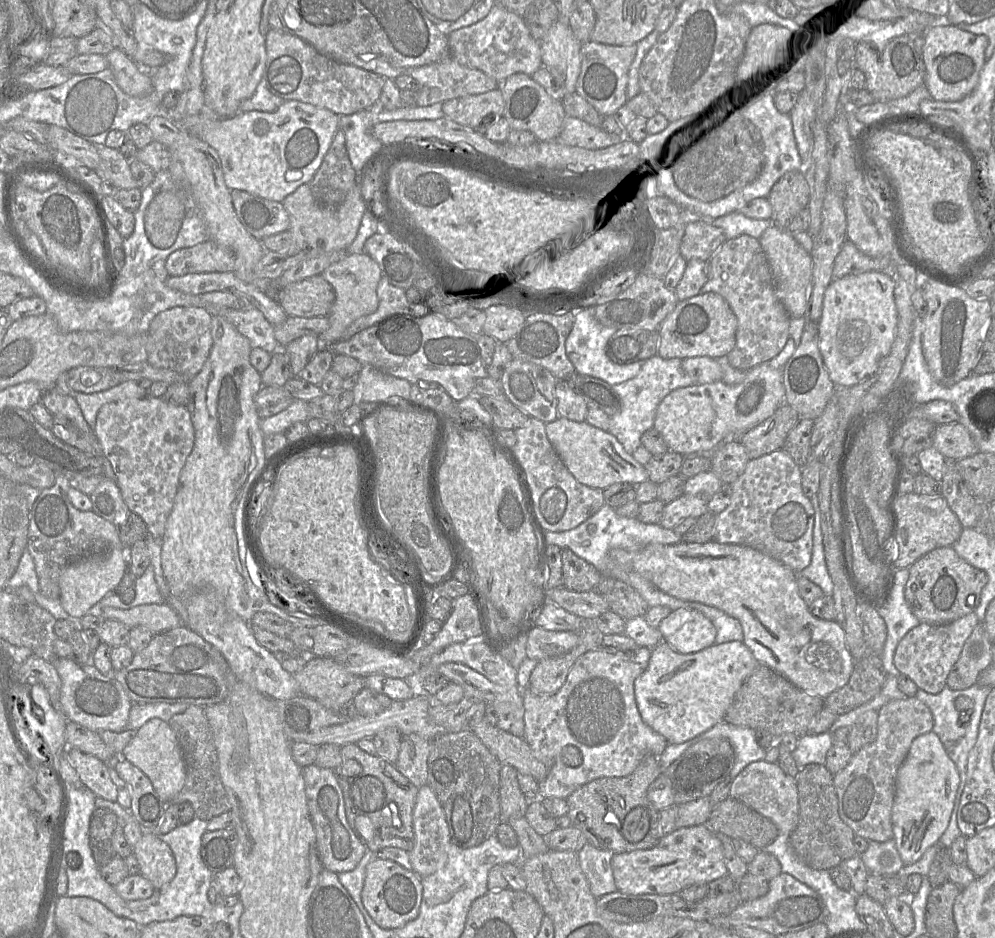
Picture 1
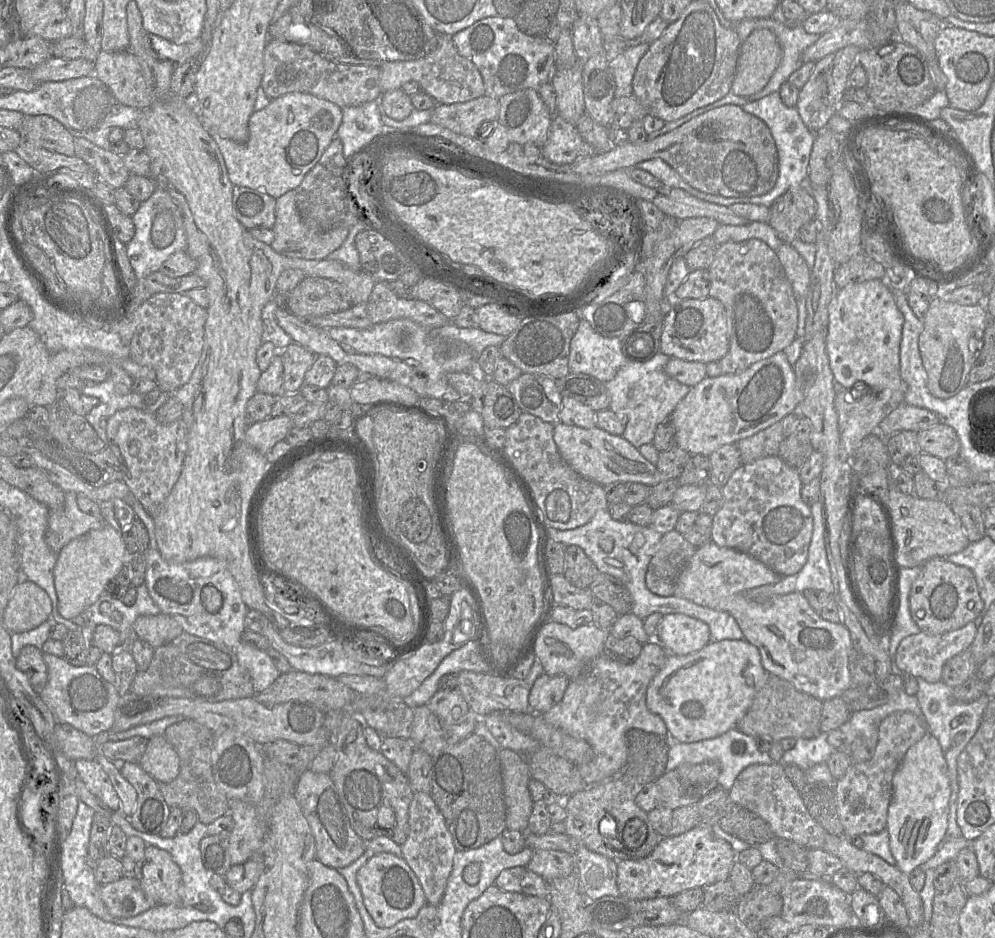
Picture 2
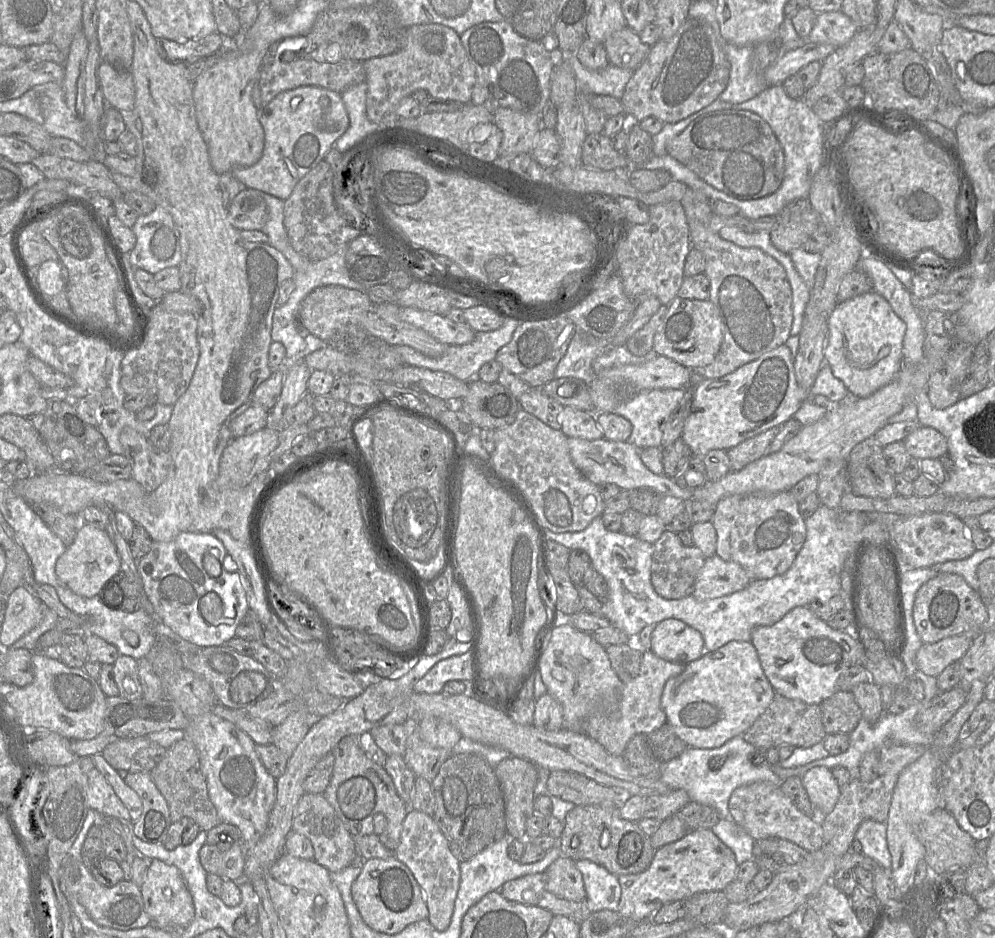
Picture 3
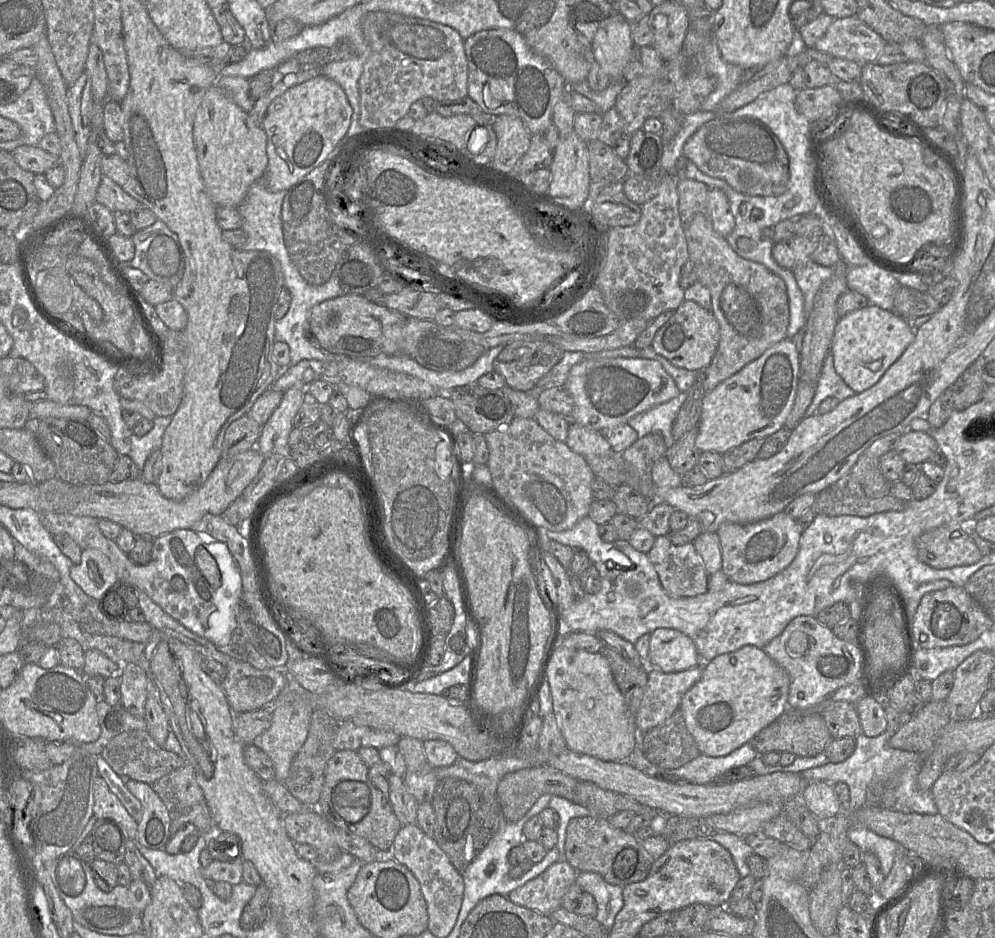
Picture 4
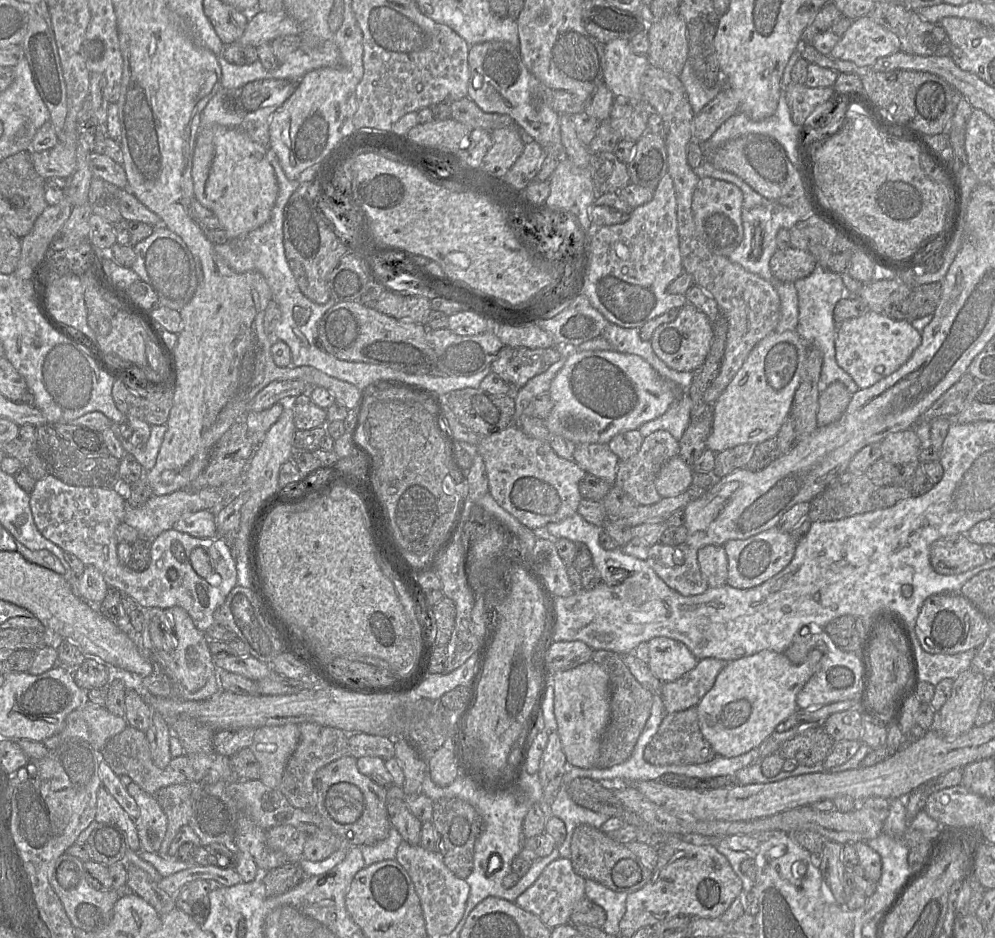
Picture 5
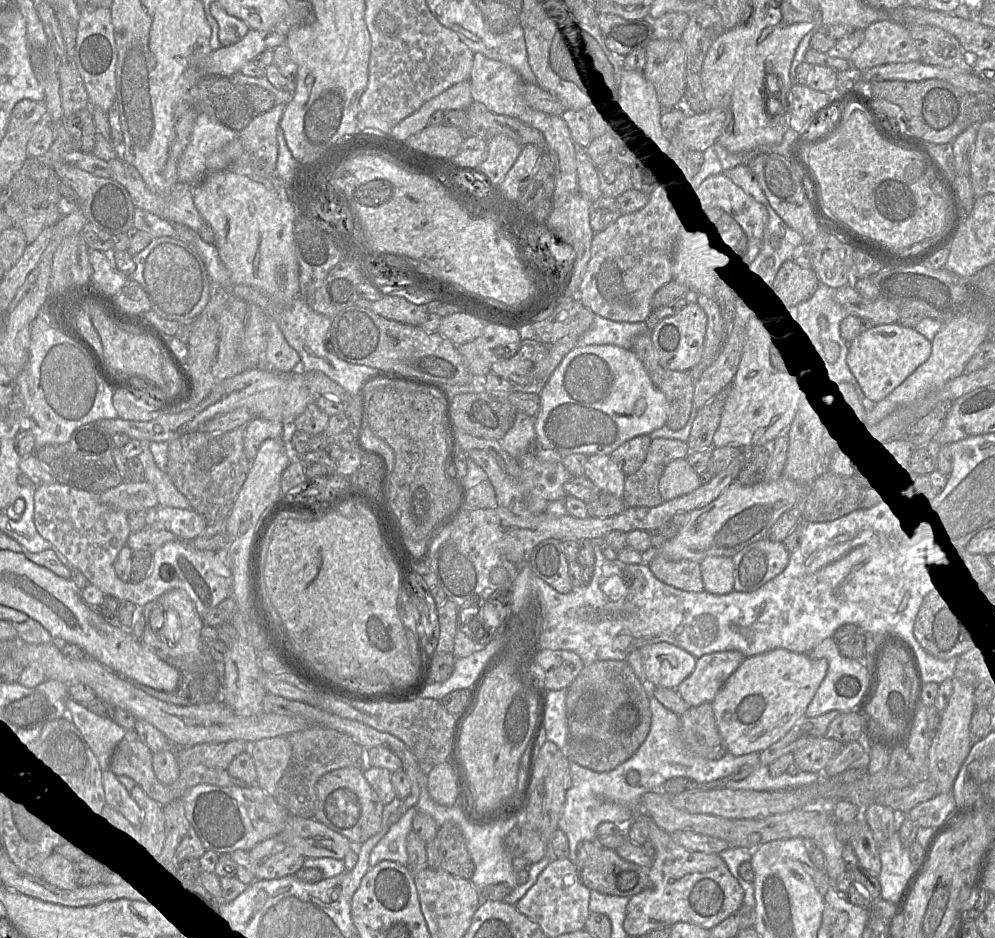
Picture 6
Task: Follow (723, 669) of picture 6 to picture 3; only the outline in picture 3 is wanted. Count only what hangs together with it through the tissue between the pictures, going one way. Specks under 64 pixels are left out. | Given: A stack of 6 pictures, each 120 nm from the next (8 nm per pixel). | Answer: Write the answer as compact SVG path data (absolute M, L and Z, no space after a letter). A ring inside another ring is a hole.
M646 650L641 656L640 672L632 681L625 683L617 711L595 711L583 723L584 734L602 745L614 756L623 756L628 742L636 734L649 734L667 722L661 706L661 697L666 682L683 672L686 665L666 661Z

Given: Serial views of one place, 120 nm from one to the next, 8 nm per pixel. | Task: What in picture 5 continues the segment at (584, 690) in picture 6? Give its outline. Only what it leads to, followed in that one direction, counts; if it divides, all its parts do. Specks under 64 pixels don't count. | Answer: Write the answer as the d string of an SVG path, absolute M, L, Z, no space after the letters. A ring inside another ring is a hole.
M596 650L593 652L591 660L599 664L610 678L610 721L601 740L596 766L609 768L623 763L632 754L651 714L653 693L636 680L620 654L608 650Z

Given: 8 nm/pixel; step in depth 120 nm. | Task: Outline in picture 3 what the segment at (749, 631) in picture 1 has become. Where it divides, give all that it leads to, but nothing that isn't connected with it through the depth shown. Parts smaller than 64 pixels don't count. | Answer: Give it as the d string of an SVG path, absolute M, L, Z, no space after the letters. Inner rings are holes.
M715 554L706 558L692 595L699 601L715 599L740 591L750 583L751 579L742 566L724 561ZM808 606L793 608L771 626L755 627L751 632L751 643L777 694L817 705L837 691L836 682L845 671L861 664L865 650L852 630L830 628Z

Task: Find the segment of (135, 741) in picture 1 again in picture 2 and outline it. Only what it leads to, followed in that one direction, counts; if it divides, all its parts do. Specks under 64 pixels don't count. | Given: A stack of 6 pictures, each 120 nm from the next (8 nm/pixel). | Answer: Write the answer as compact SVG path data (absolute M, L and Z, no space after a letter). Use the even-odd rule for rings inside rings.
M164 735L148 739L138 764L158 783L169 783L179 774L179 757Z

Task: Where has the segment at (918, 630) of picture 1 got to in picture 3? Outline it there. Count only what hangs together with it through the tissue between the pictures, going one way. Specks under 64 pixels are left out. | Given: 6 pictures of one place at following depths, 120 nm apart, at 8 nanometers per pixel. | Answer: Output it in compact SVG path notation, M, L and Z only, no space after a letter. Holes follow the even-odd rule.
M956 635L932 644L923 644L916 654L918 670L937 677L948 665L960 661L969 649L973 637Z

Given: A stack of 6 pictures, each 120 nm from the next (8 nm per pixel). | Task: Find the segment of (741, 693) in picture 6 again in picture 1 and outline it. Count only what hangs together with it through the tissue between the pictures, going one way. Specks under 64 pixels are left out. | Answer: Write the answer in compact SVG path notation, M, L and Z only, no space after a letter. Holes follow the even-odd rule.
M661 641L651 650L648 667L635 680L635 699L644 723L664 736L670 744L684 743L724 721L734 695L759 664L749 648L740 641L713 644L690 654L679 653L668 643Z

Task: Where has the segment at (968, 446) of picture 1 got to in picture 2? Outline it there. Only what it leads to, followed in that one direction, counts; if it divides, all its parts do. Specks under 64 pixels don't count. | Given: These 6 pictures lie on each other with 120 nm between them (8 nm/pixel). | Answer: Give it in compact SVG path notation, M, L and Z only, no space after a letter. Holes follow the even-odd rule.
M941 422L918 432L918 444L922 452L943 460L960 451L960 441L955 430Z

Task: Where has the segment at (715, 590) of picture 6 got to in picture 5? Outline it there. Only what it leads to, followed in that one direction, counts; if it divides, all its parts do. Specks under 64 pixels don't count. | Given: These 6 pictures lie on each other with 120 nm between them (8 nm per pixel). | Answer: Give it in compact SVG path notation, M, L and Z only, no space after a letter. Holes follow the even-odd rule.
M706 545L697 550L702 575L709 587L725 585L728 577L727 554L723 545Z

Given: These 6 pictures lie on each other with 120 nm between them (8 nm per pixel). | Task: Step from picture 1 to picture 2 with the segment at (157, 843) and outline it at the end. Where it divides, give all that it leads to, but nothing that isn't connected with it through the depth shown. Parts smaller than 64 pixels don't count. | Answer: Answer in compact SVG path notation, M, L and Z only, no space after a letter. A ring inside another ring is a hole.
M146 845L143 858L135 865L135 878L152 905L169 905L178 901L182 874L169 852Z

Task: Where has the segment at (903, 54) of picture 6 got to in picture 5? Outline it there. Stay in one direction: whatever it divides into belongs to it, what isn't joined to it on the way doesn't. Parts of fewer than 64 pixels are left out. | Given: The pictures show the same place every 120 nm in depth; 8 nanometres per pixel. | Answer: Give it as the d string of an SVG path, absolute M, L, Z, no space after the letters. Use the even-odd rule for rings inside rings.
M869 16L852 21L830 56L850 61L860 70L870 69L880 58L901 51L897 36Z

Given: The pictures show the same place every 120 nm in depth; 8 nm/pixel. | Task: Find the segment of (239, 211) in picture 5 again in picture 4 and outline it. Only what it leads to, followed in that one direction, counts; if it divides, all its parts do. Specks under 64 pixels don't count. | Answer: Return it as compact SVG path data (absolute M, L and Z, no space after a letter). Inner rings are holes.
M214 84L206 91L196 111L193 140L209 198L217 207L238 208L250 186L264 175L268 165L264 129Z

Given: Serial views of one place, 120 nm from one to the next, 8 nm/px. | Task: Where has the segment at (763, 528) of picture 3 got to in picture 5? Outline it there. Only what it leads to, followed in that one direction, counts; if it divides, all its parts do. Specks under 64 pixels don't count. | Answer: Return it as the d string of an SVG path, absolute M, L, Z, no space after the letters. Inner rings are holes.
M770 528L746 539L727 541L723 547L727 554L728 577L726 584L735 588L757 586L783 570L792 560L797 543L790 532Z

